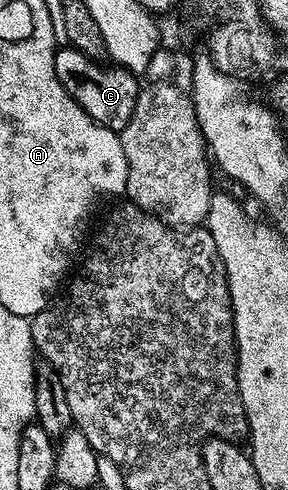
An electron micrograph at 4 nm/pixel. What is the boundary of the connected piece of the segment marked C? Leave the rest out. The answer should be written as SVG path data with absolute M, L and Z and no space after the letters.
M70 46L60 47L55 54L57 78L77 102L77 106L81 106L81 110L85 110L85 114L89 114L89 118L93 118L101 126L120 133L137 106L141 91L140 77L127 68L106 68L105 65L106 63L90 60L88 56L81 54L81 50Z

